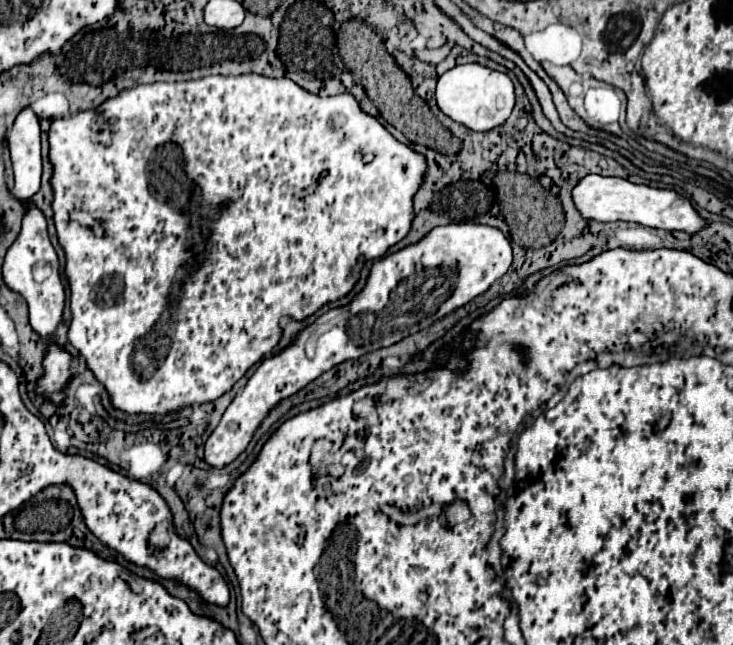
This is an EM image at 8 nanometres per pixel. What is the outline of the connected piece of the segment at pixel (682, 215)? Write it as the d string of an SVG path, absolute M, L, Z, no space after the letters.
M597 174L585 176L575 188L573 188L573 200L577 210L583 218L595 220L595 222L635 222L641 226L657 228L657 230L679 230L687 234L697 234L707 226L707 220L703 220L691 202L683 196L679 196L673 190L659 190L643 184L633 184L623 178L605 178Z

